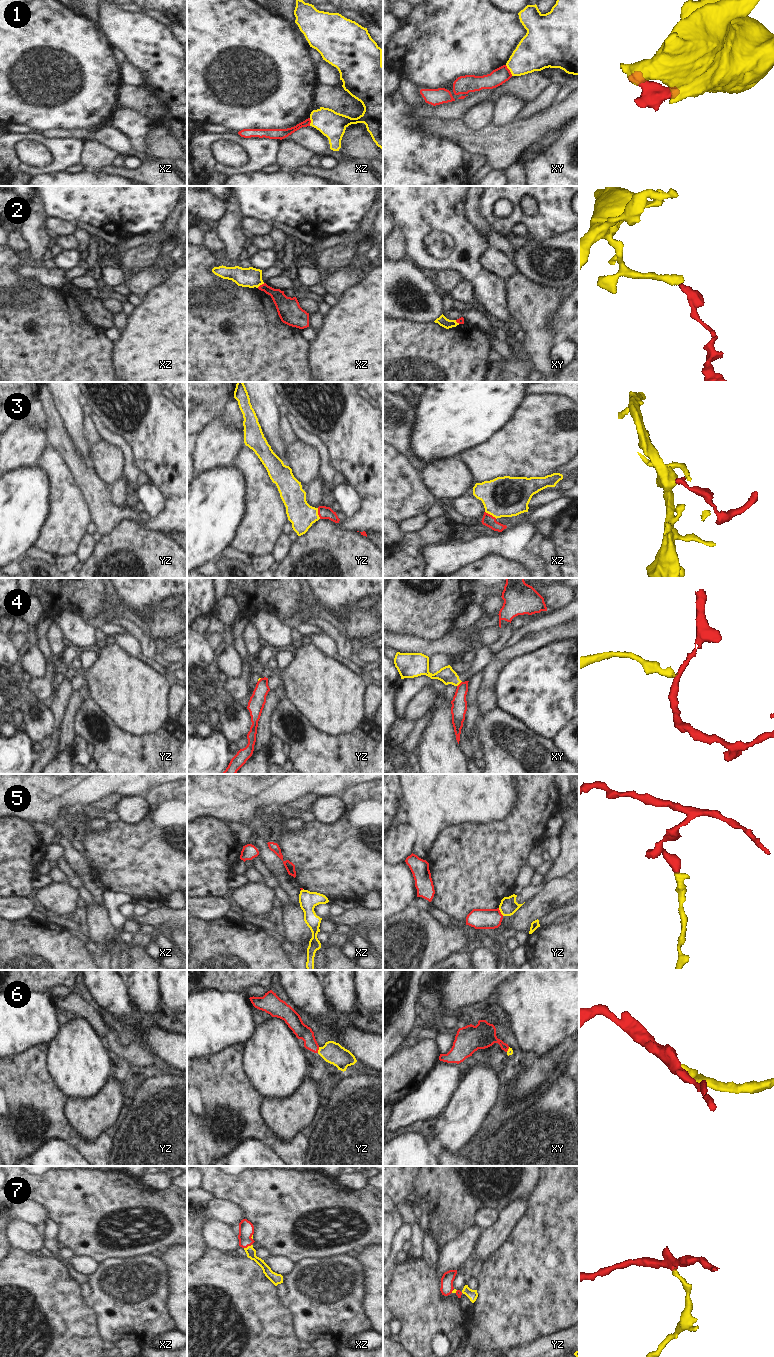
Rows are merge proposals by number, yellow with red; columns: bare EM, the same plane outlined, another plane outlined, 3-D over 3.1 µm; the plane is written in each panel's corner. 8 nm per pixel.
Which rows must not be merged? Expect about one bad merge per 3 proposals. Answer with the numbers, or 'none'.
1, 2, 4, 5

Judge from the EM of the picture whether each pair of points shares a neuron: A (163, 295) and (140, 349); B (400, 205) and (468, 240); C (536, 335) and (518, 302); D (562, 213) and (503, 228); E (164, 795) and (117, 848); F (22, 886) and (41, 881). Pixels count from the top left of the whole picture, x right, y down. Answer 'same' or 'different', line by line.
A: same
B: same
C: same
D: same
E: same
F: different

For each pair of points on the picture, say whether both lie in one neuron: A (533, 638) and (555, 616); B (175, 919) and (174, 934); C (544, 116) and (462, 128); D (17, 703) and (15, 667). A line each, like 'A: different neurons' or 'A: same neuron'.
A: different neurons
B: different neurons
C: same neuron
D: same neuron

